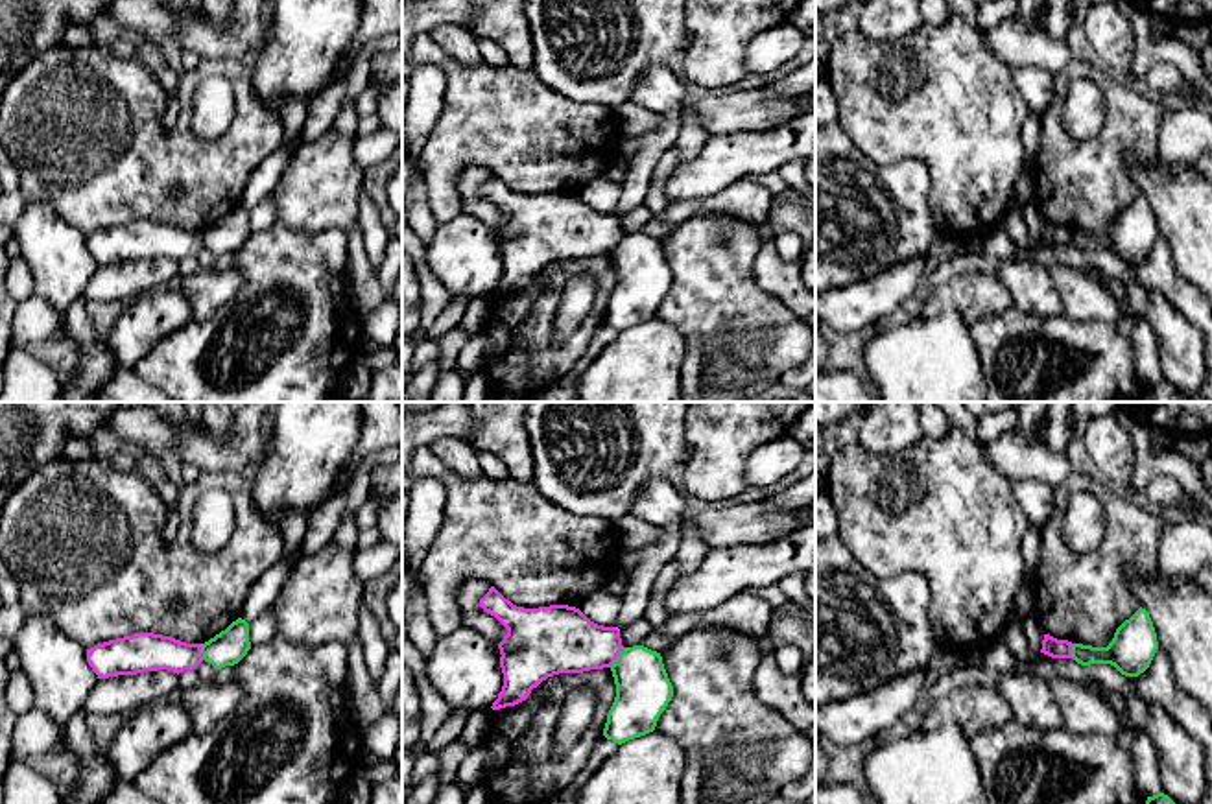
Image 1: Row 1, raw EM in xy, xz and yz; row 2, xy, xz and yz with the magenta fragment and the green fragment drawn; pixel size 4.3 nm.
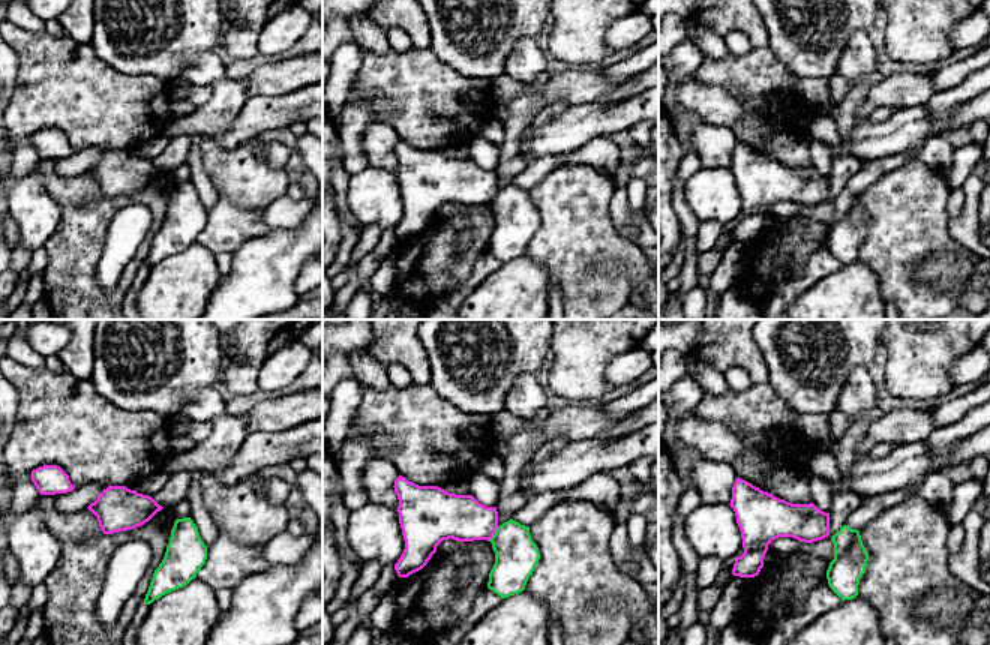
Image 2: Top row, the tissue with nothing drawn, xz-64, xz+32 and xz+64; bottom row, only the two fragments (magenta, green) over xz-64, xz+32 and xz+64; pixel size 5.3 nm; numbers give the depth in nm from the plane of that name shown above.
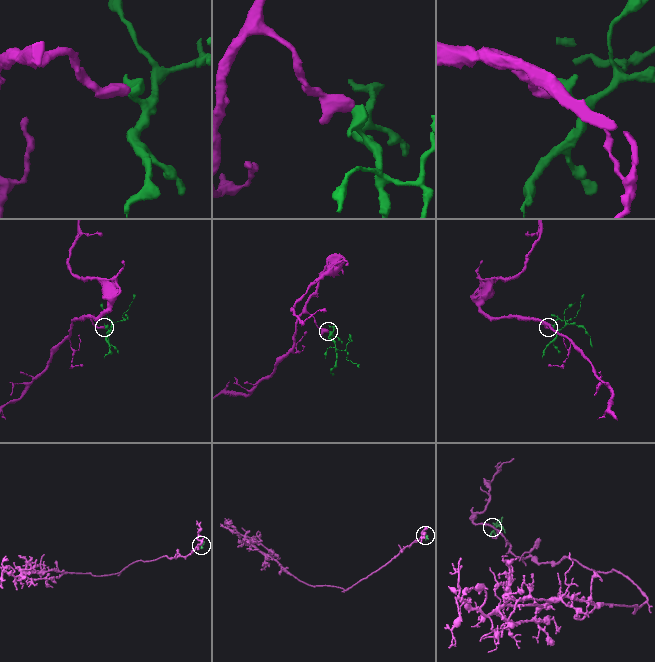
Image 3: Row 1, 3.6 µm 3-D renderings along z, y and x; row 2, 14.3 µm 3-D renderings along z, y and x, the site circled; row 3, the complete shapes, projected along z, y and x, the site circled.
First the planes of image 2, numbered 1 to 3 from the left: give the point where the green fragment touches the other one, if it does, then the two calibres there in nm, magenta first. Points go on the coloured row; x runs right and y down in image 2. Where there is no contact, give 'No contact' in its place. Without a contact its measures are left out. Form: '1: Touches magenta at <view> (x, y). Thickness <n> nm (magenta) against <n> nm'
1: No contact
2: Touches magenta at xz+32 (494, 533). Thickness 240 nm (magenta) against 240 nm
3: No contact

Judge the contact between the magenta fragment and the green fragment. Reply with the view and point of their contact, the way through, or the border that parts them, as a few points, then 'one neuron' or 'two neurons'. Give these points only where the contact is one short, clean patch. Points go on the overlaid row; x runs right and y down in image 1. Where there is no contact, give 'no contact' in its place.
contact xz (618, 655); border xz (624, 648), (609, 666); two neurons

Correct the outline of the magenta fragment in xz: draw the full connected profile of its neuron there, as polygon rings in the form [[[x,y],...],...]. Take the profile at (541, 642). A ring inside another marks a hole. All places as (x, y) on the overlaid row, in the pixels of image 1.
[[[494,586],[480,607],[507,629],[498,644],[504,686],[493,710],[526,701],[548,677],[611,668],[624,651],[618,627],[598,625],[576,607],[524,609]]]

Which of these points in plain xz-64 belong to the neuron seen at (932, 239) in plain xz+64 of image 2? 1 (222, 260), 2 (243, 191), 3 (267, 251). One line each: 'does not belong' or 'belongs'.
1: does not belong
2: does not belong
3: does not belong

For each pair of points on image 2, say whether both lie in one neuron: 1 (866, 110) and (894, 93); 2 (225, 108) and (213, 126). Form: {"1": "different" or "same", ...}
{"1": "same", "2": "same"}

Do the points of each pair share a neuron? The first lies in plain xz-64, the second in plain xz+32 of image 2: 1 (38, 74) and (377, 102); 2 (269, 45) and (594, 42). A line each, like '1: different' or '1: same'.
1: different
2: different

